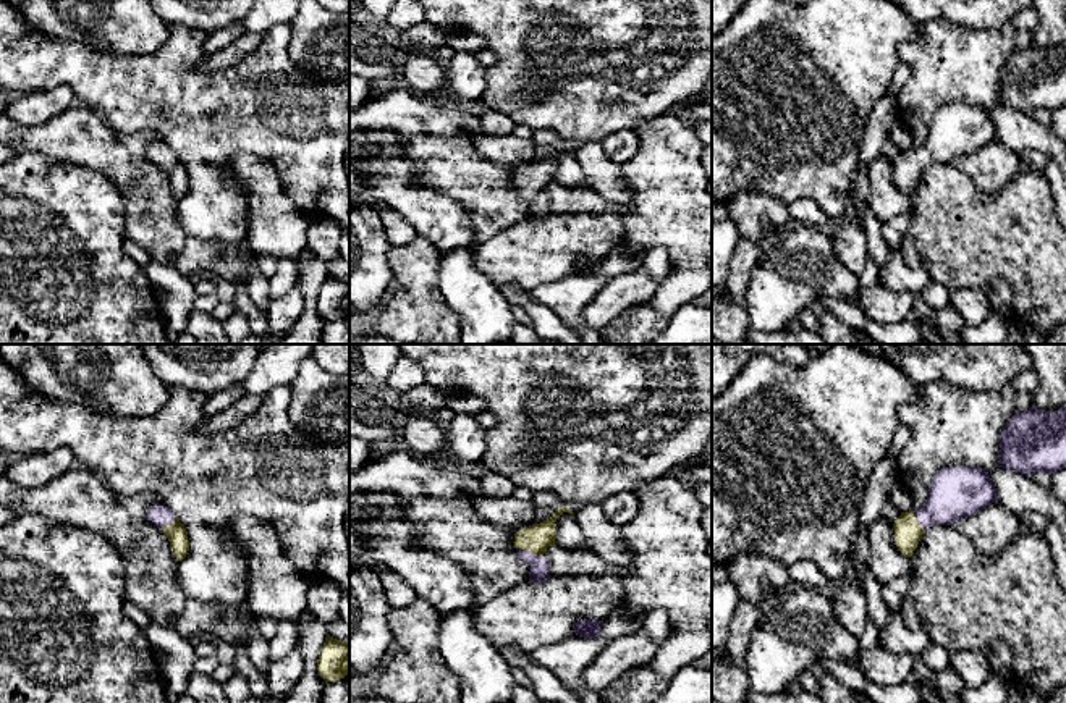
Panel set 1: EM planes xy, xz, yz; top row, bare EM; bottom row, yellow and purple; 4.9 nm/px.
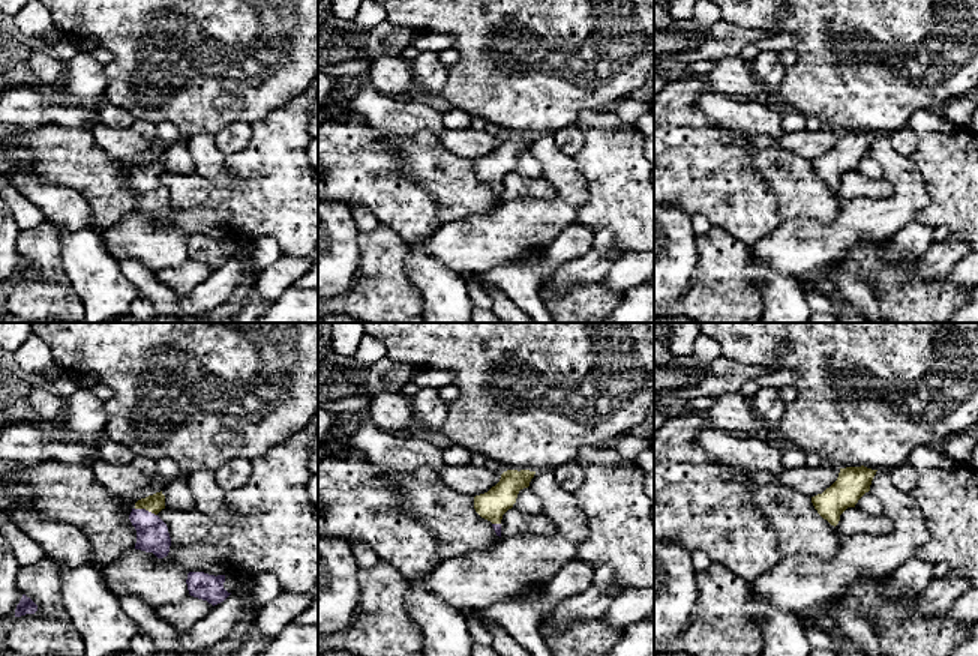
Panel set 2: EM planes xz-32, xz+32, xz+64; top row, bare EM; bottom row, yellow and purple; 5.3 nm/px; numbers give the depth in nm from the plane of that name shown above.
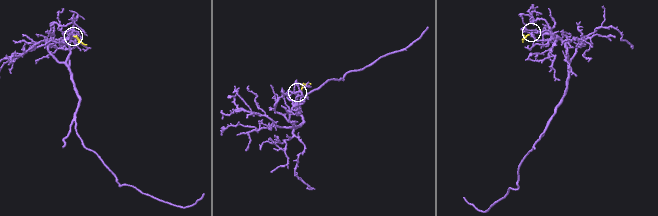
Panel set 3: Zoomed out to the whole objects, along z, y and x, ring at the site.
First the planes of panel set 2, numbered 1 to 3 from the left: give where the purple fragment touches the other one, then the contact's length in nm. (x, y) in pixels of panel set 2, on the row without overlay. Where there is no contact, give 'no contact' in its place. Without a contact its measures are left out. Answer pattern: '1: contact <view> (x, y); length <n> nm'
1: contact xz-32 (146, 173); length 130 nm
2: contact xz+32 (497, 186); length 50 nm
3: no contact

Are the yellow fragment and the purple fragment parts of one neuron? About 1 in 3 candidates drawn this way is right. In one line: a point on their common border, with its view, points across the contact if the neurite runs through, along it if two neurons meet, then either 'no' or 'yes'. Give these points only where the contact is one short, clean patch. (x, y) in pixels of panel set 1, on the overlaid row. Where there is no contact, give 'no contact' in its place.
contact xz (529, 550); way xz (537, 537), (529, 550), (539, 564); yes

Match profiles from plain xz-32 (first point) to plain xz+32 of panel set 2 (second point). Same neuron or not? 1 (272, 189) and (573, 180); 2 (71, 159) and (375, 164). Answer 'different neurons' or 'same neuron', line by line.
1: different neurons
2: different neurons

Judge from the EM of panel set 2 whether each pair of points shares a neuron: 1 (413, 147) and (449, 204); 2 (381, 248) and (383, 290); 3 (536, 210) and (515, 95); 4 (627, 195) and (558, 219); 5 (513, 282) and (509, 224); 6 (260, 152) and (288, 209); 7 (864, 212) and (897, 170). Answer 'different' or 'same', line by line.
1: same
2: same
3: different
4: different
5: different
6: same
7: same

